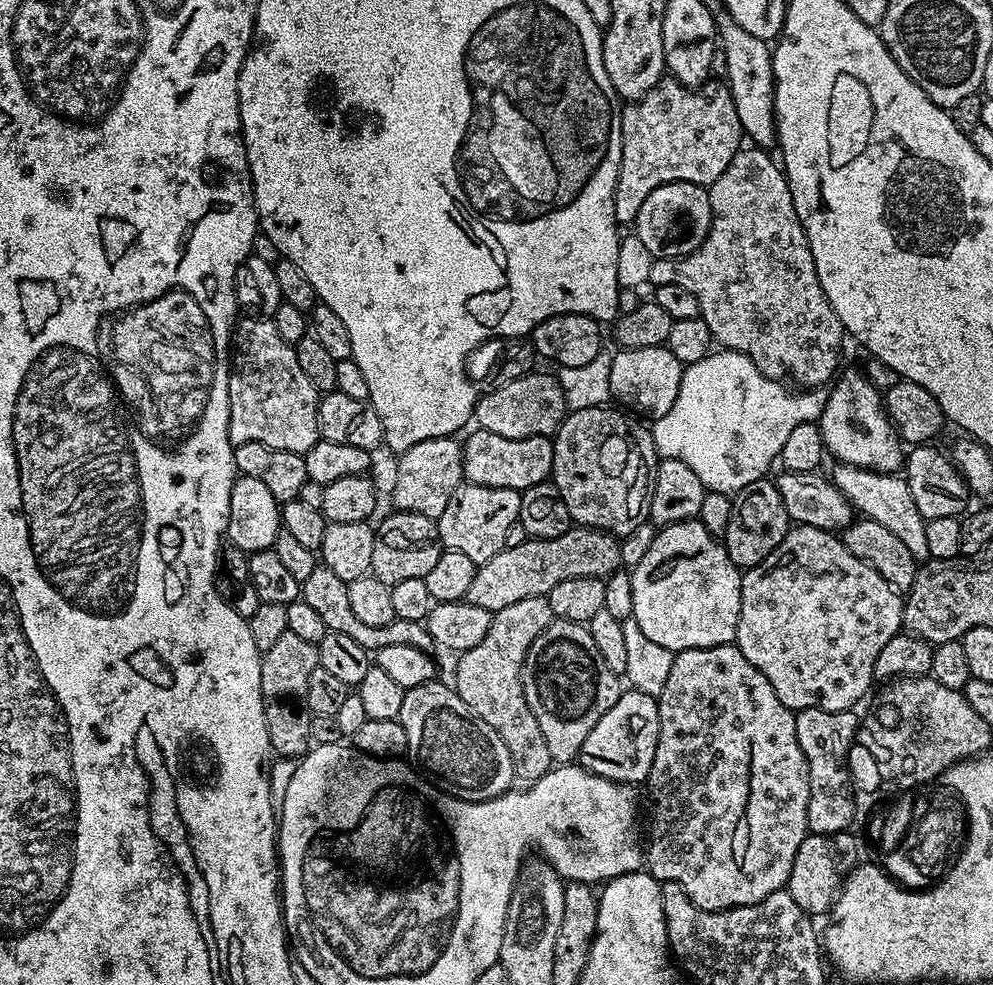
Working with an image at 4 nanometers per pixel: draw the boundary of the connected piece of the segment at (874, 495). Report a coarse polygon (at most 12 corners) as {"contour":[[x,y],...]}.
{"contour":[[837,463],[830,480],[867,519],[927,561],[907,479]]}

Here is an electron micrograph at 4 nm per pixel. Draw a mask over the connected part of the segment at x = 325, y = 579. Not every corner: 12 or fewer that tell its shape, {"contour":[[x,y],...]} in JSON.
{"contour":[[317,563],[302,599],[326,622],[376,653],[382,646],[437,651],[424,622],[366,626],[350,610],[348,585]]}

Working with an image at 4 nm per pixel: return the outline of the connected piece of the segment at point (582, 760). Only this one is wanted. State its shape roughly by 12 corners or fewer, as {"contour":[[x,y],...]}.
{"contour":[[620,697],[586,734],[581,768],[640,786],[658,746],[658,700]]}

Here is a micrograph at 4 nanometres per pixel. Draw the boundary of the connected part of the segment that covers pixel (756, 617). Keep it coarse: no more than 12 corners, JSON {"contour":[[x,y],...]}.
{"contour":[[789,527],[734,641],[787,708],[855,709],[901,593]]}

